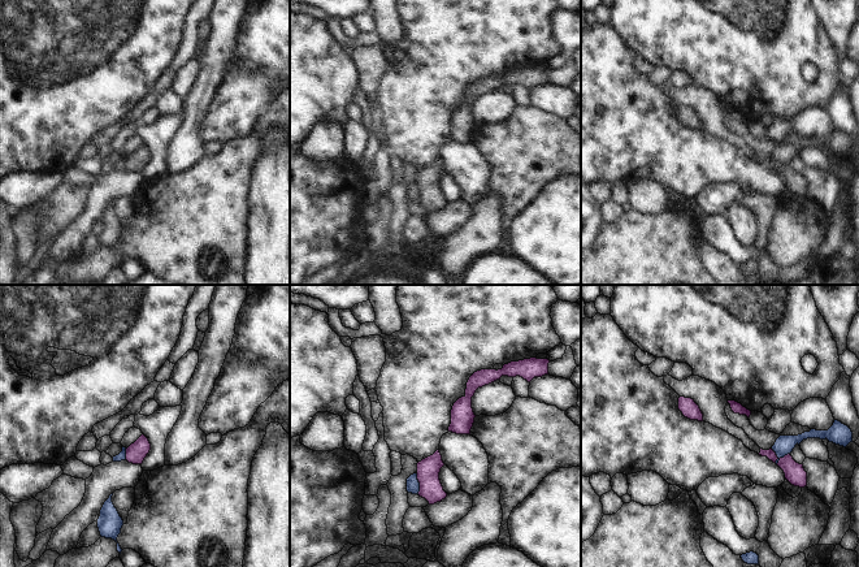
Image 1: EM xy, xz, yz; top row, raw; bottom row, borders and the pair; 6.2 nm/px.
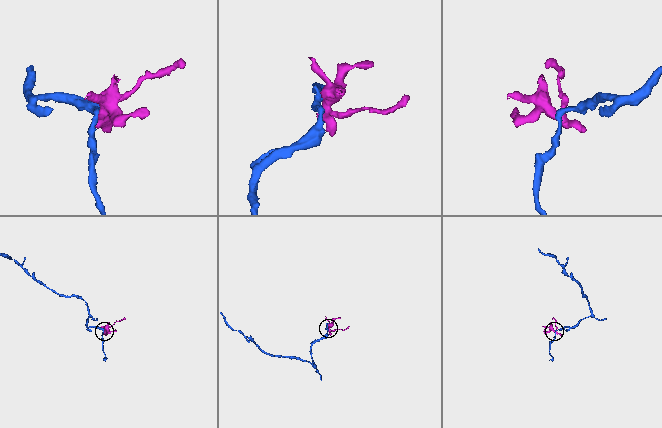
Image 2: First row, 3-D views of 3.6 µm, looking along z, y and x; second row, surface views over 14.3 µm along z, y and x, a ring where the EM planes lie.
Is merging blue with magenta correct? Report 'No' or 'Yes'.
No.

